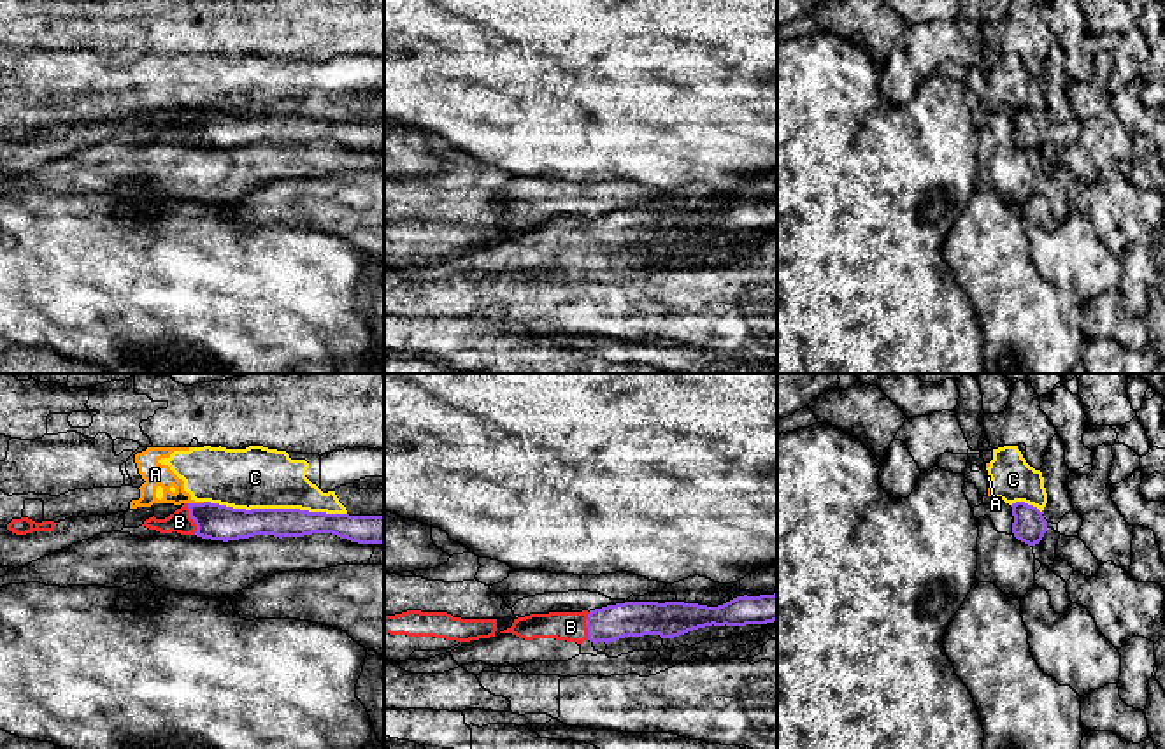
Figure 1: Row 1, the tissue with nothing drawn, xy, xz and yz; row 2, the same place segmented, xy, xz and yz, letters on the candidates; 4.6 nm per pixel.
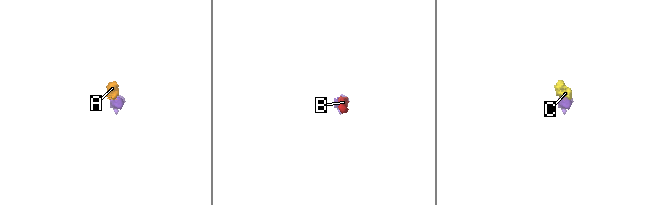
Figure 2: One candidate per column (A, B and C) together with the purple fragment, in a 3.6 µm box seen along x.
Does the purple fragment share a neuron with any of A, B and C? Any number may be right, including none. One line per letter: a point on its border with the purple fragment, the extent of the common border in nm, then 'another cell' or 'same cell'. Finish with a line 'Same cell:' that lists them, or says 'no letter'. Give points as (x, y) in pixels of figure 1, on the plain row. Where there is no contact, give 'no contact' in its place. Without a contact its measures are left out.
A: xy (195, 111) | 80 nm | another cell
B: xy (192, 125) | 150 nm | same cell
C: xy (276, 116) | 650 nm | another cell
Same cell: B

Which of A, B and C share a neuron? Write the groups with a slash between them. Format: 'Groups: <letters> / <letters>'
Groups: A C / B

